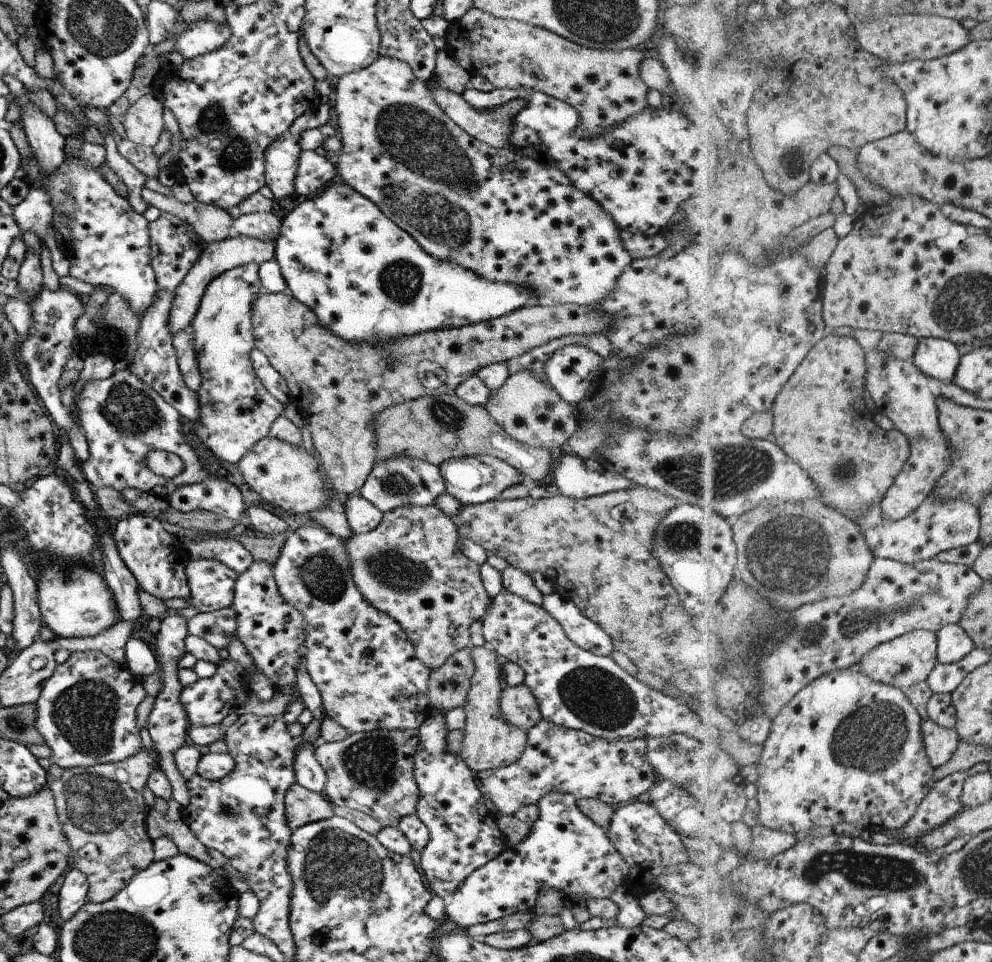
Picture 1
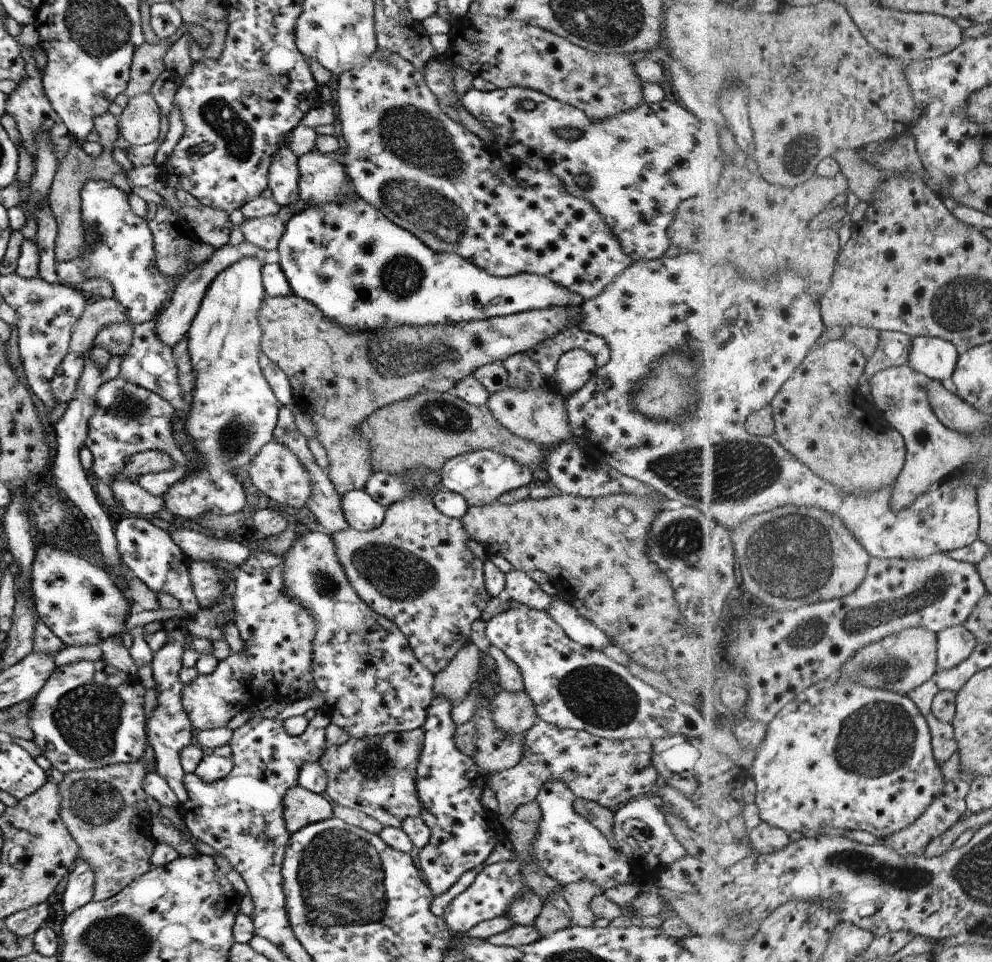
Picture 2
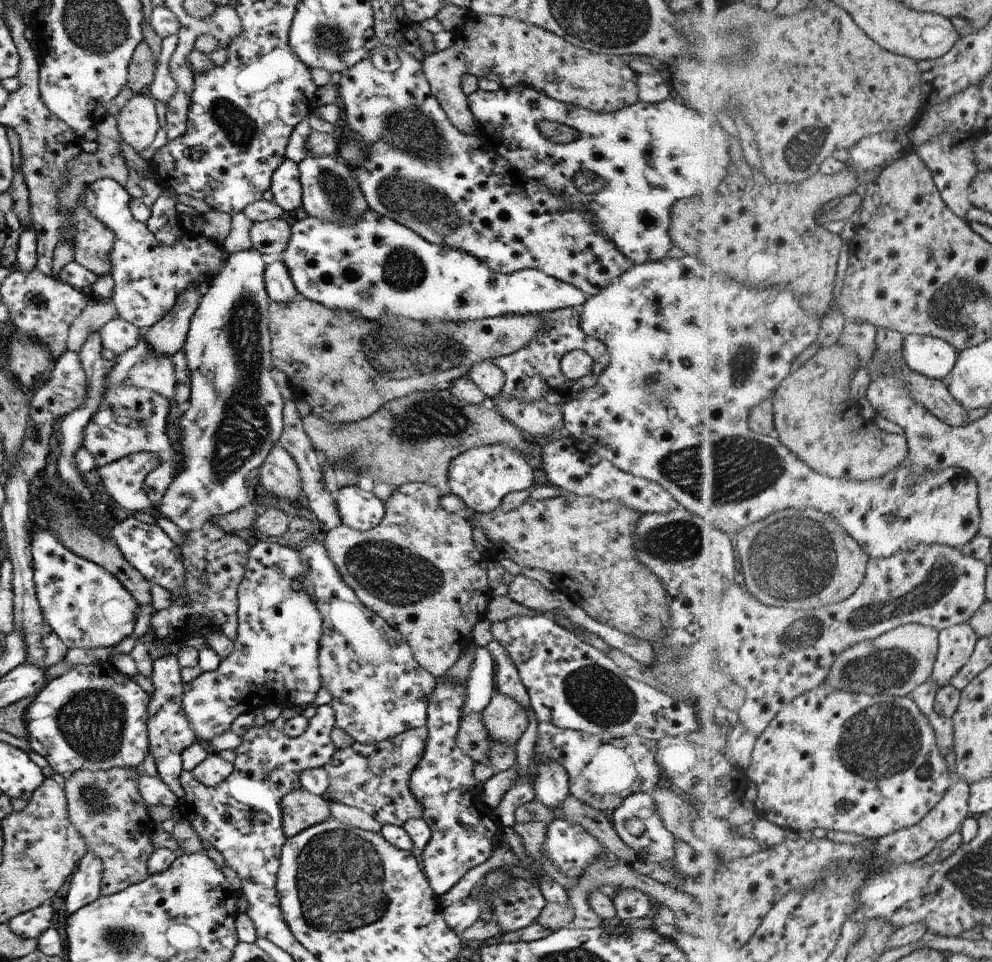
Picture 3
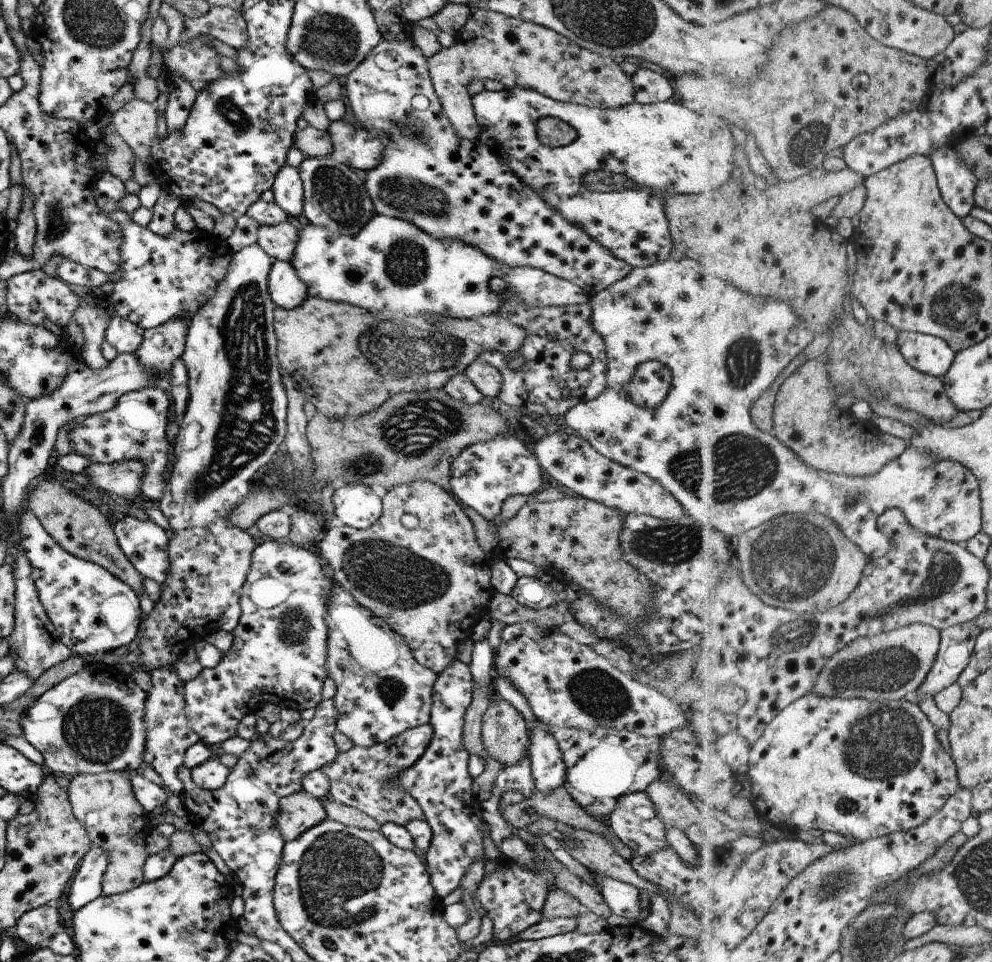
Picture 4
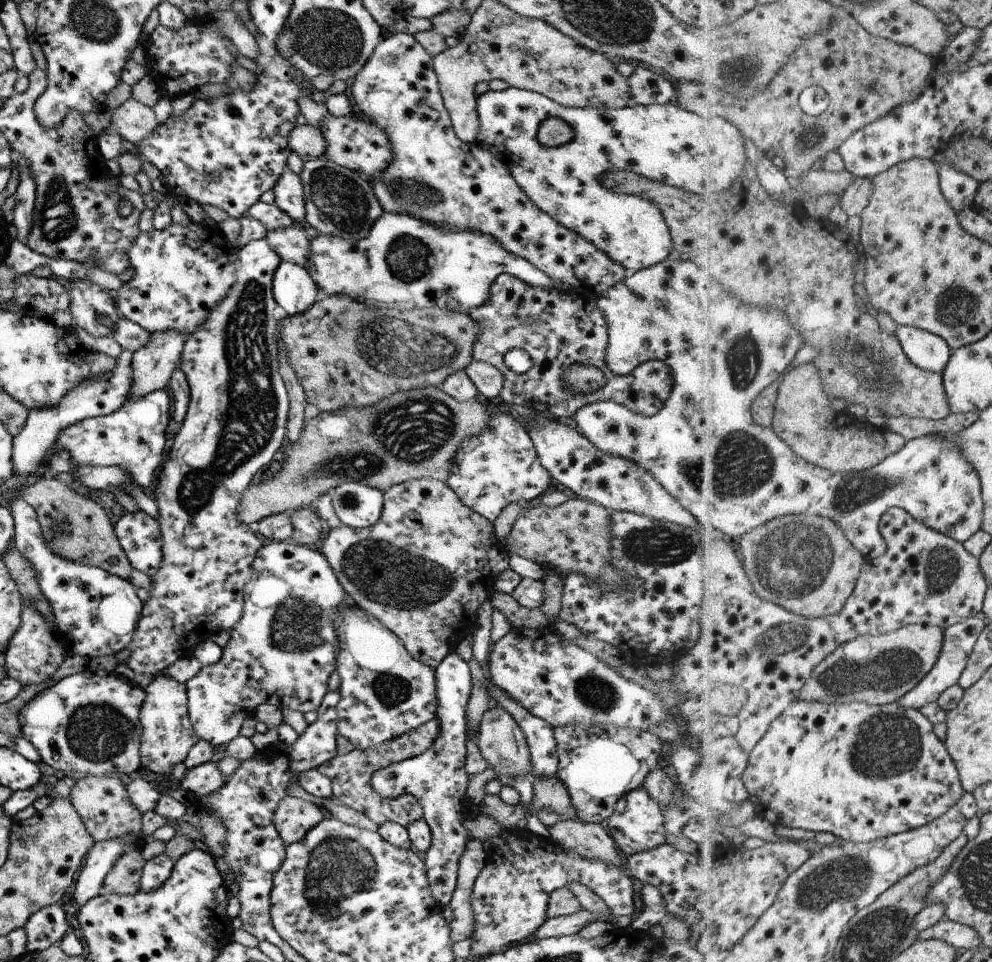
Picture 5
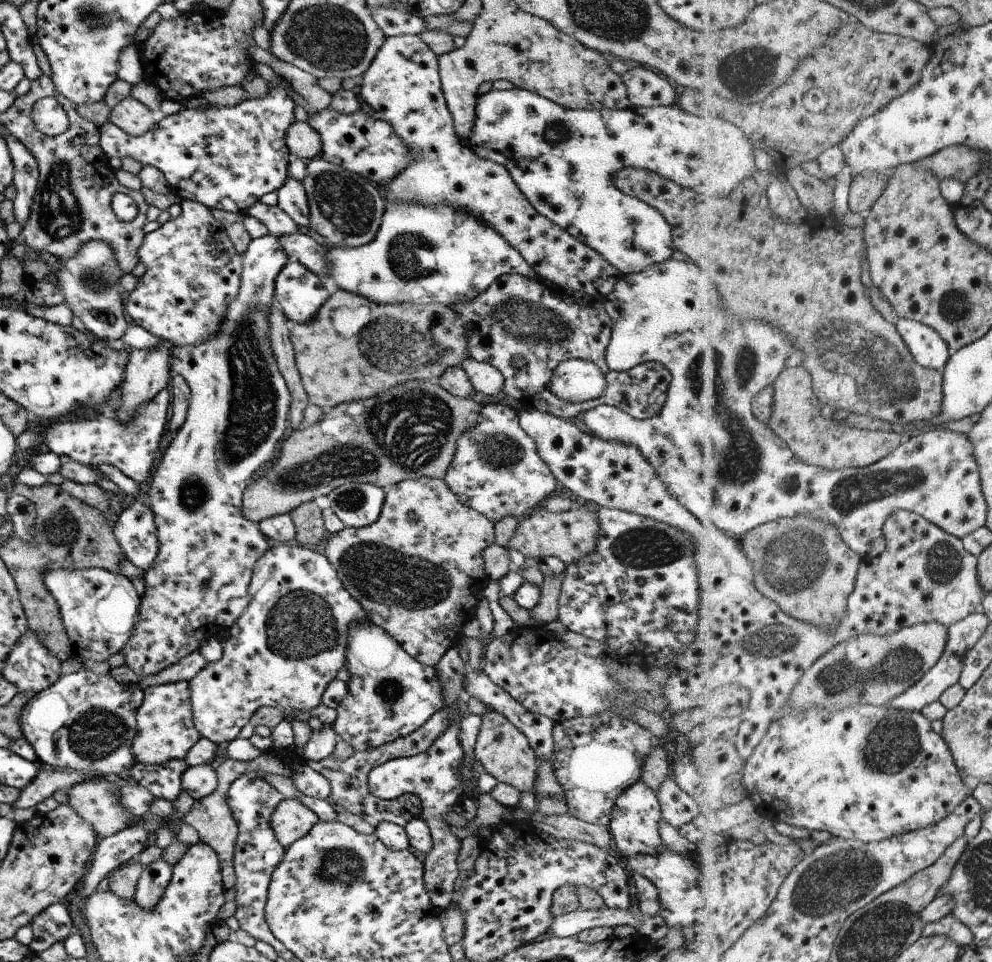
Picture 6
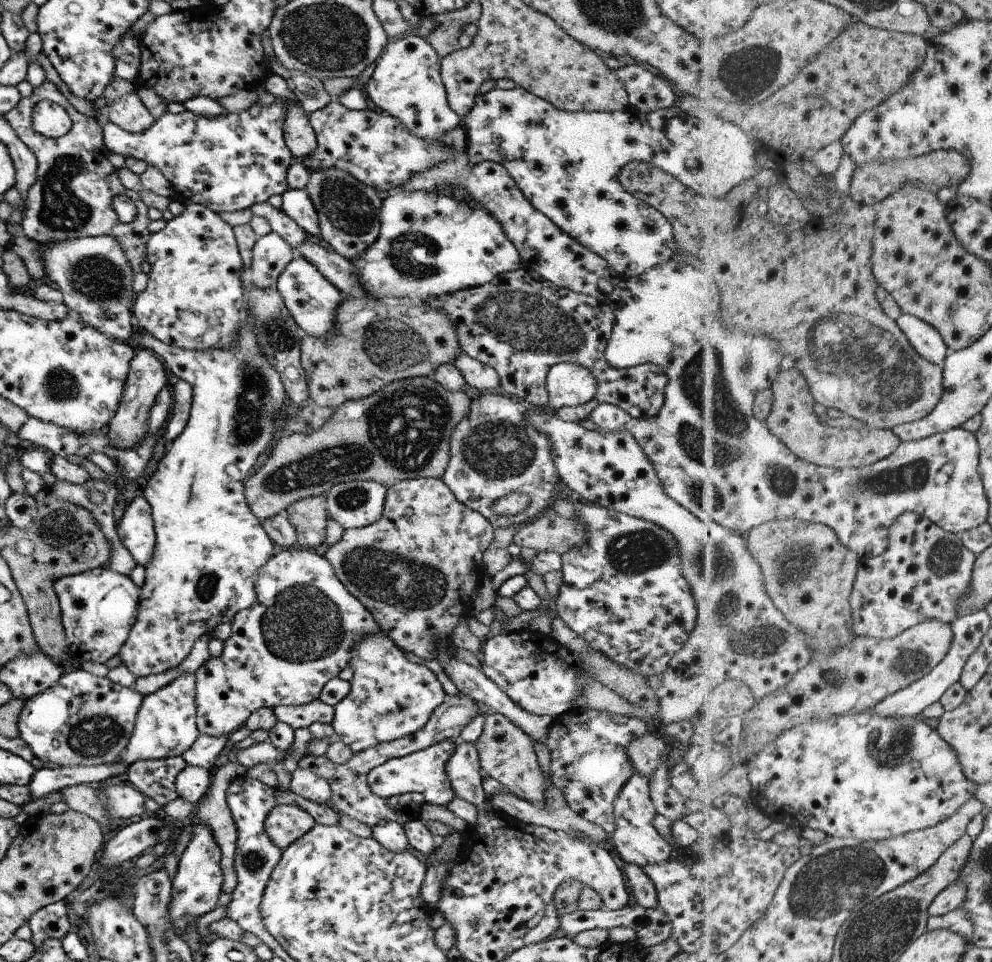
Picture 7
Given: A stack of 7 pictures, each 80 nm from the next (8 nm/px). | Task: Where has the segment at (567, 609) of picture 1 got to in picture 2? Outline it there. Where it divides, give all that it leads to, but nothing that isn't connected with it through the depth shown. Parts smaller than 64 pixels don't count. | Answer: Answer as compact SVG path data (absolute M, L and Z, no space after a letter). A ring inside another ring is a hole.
M558 598L557 601L552 601L546 612L577 644L595 650L602 650L609 644L608 636L585 620L569 602Z

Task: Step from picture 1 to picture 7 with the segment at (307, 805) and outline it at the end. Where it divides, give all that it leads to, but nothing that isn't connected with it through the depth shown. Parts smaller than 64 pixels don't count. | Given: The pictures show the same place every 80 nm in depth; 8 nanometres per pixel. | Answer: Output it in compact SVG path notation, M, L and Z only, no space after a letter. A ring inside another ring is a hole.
M275 805L263 821L269 840L279 849L287 848L294 840L303 836L315 821L311 816L293 805Z

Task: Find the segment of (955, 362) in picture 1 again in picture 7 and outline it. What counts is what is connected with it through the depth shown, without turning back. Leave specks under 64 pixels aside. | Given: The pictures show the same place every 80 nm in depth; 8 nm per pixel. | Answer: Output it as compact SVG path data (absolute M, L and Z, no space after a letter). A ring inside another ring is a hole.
M905 313L898 318L897 324L906 332L907 338L923 358L943 366L951 350L938 329L922 318Z

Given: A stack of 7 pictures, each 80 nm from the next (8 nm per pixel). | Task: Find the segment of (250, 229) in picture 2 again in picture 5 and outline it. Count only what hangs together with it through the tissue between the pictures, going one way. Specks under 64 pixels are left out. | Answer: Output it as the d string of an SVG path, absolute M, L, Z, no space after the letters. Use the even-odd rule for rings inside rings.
M297 226L267 231L264 238L269 246L279 255L282 261L306 266L310 252L309 241L305 239L305 232Z

